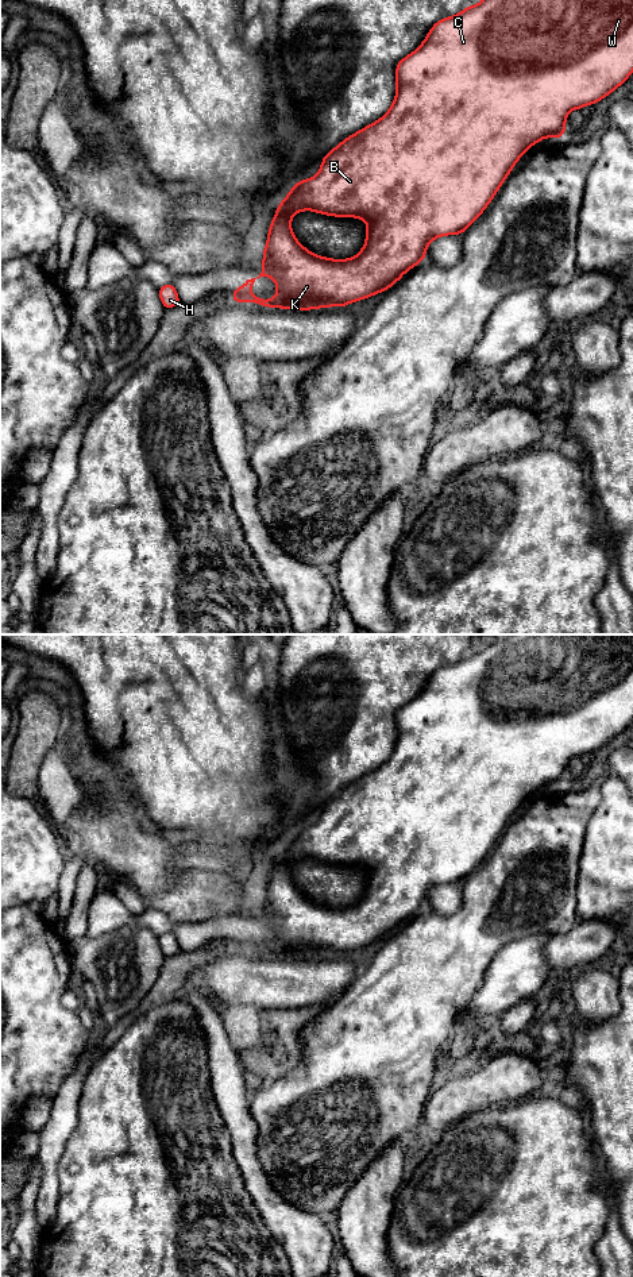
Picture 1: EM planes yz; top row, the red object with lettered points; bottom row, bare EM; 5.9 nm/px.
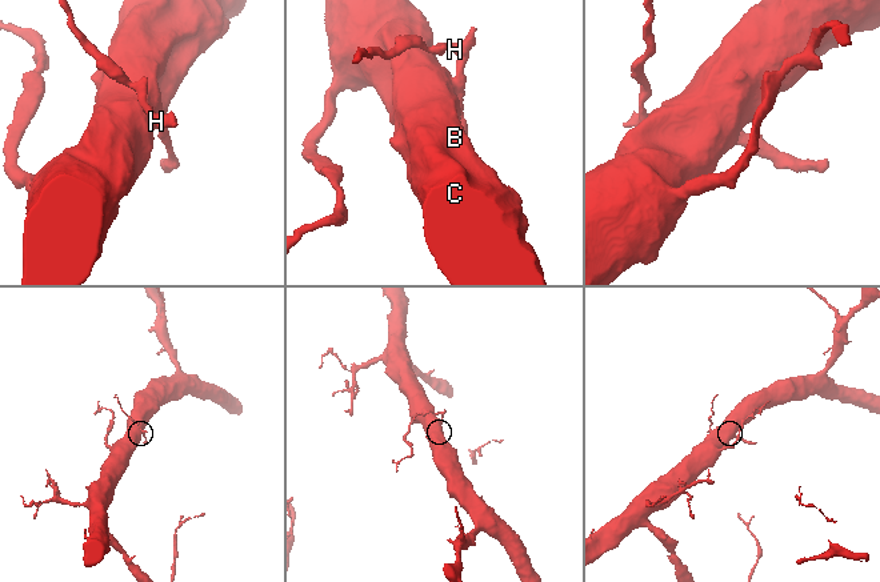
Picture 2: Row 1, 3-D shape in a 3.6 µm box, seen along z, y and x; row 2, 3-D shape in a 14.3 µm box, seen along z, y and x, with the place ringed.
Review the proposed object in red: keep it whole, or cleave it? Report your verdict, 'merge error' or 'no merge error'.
merge error

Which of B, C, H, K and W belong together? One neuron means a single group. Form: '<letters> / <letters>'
B C K W / H

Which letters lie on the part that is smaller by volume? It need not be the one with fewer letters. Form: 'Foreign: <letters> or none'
Foreign: H

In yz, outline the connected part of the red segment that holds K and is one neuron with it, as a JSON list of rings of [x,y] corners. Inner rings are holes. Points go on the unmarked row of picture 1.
[[[510,634],[505,638],[486,638],[483,648],[479,652],[468,653],[455,664],[448,664],[444,667],[437,668],[433,675],[429,678],[428,683],[422,688],[422,691],[409,703],[404,705],[395,714],[395,745],[390,755],[390,757],[377,769],[373,772],[366,773],[364,776],[359,778],[358,780],[350,783],[343,790],[340,790],[335,796],[332,796],[328,802],[324,803],[321,807],[321,815],[319,821],[308,827],[300,827],[296,833],[290,837],[289,842],[278,852],[278,857],[274,861],[273,869],[269,876],[266,895],[263,896],[263,908],[262,908],[262,921],[256,925],[267,925],[275,929],[277,931],[277,942],[274,946],[263,948],[259,944],[252,944],[251,935],[256,926],[247,927],[242,934],[242,941],[248,946],[248,950],[258,952],[263,956],[277,956],[275,952],[279,950],[283,957],[296,957],[296,956],[309,956],[309,957],[319,957],[319,956],[329,956],[329,954],[340,954],[344,956],[351,950],[356,950],[360,948],[366,948],[377,941],[385,941],[390,934],[401,927],[401,925],[409,919],[412,915],[417,914],[420,910],[425,908],[426,904],[426,895],[432,888],[440,884],[447,883],[462,883],[487,856],[490,849],[494,846],[502,832],[505,830],[506,825],[513,818],[514,813],[518,810],[521,805],[528,799],[530,794],[537,792],[544,786],[563,786],[566,782],[566,768],[567,763],[572,757],[582,757],[586,753],[597,752],[603,745],[609,744],[613,738],[621,734],[626,726],[630,725],[633,721],[633,634]],[[301,859],[313,859],[320,863],[335,864],[335,865],[355,865],[363,867],[367,873],[366,879],[366,890],[358,903],[351,904],[348,907],[331,907],[327,904],[319,904],[305,896],[294,884],[292,879],[292,865],[301,860]]]

